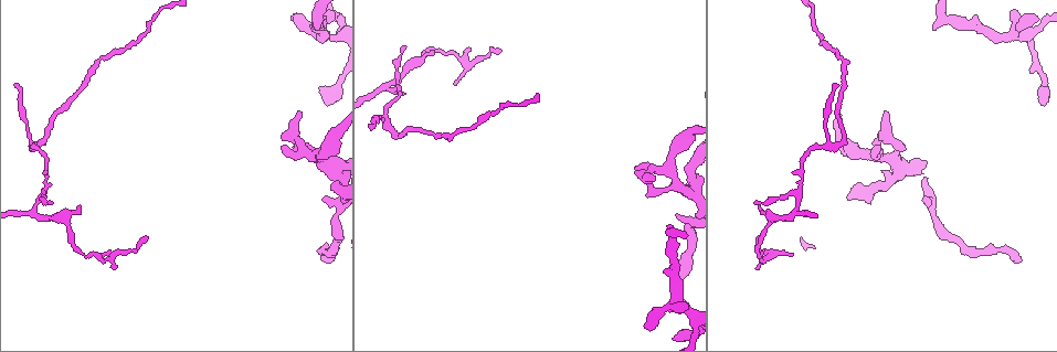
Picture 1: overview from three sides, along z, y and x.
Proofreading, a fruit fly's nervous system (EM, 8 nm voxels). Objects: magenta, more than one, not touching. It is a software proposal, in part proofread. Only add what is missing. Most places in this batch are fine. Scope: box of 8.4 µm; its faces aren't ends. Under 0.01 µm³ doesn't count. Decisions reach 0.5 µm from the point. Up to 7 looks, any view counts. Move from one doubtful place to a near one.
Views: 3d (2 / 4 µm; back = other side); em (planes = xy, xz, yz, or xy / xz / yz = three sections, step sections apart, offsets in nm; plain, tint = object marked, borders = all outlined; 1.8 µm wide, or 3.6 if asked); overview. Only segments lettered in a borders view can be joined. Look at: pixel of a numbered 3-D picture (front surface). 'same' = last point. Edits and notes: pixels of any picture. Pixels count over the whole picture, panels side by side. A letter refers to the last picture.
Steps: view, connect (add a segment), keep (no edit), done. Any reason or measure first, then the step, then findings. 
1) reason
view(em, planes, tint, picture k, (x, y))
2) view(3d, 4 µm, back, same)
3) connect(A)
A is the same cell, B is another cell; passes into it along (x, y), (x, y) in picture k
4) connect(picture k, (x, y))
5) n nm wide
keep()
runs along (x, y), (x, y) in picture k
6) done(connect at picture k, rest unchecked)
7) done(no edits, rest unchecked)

an open end
view(em, planes, borders, picture 1, (759, 206))

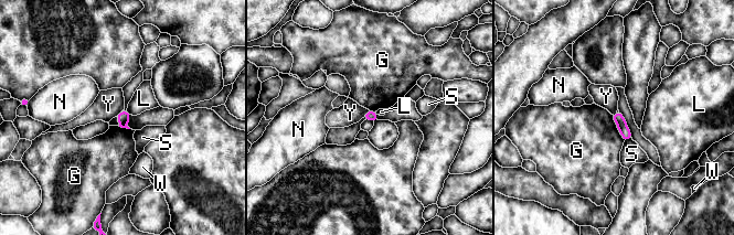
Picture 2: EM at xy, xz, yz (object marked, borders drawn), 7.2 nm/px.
keep()
G, L, N, S, W and Y are other cells; none of them fits

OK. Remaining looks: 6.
view(em, xz, step 8, tint, picture 1, (1021, 260))

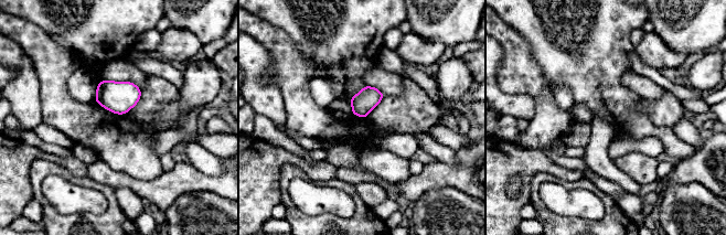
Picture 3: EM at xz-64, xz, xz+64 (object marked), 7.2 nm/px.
view(em, xz, step 8, borders, same)

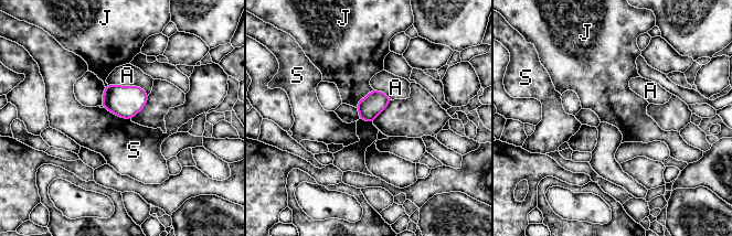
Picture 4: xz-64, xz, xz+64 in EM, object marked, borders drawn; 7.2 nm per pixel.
170 nm wide
keep()
A, J and S are other cells; border along (373, 89), (362, 97), (356, 107) in picture 4; no lettered segment goes on from it

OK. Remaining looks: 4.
free end
view(3d, 2 µm, picture 1, (925, 201))

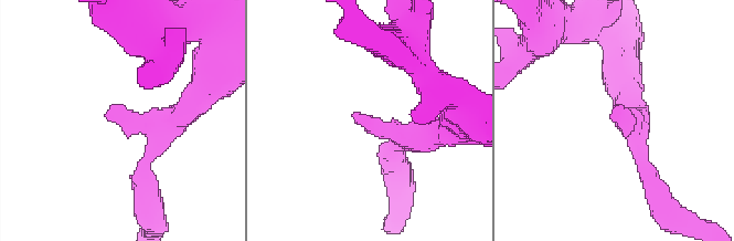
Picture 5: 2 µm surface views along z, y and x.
view(em, planes, borders, picture 5, (353, 118))

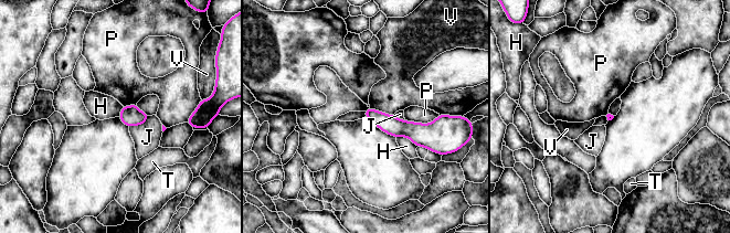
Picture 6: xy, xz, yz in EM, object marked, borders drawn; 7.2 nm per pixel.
P touches over 260 nm
keep()
H, J, P, T and V are other cells; border along (395, 137), (408, 137), (418, 146) in picture 6; no lettered segment goes on from it

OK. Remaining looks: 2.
done(no edits, rest unchecked)

